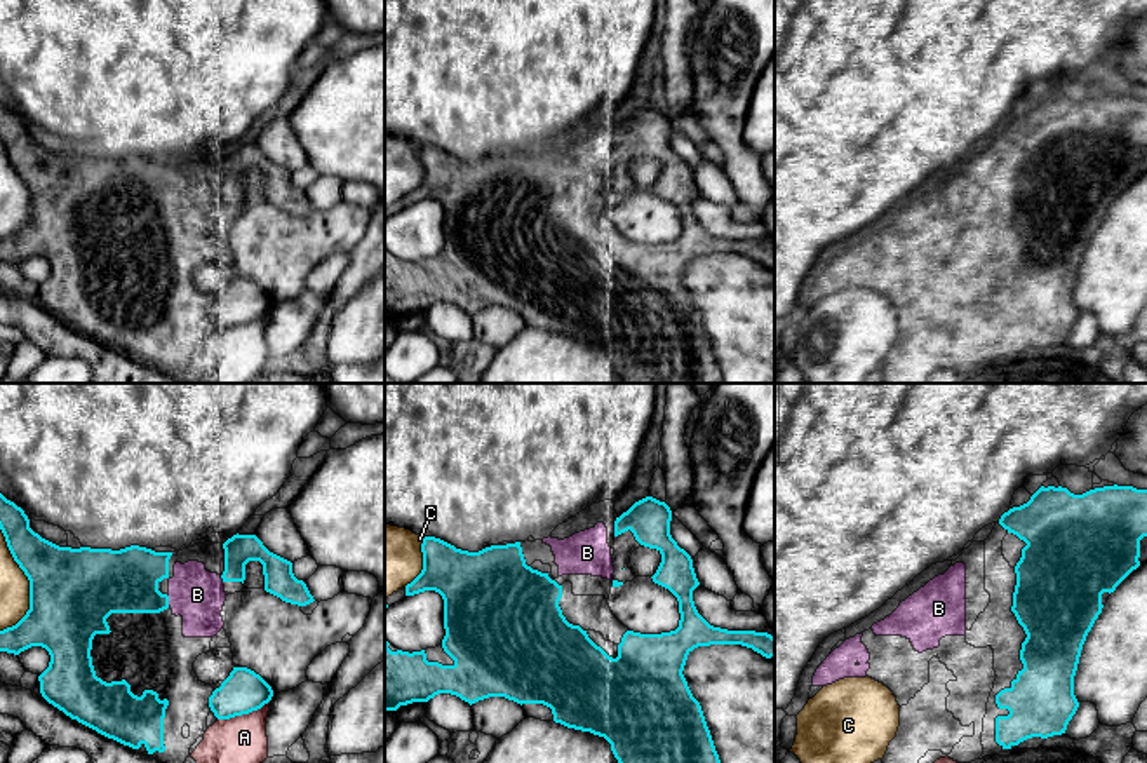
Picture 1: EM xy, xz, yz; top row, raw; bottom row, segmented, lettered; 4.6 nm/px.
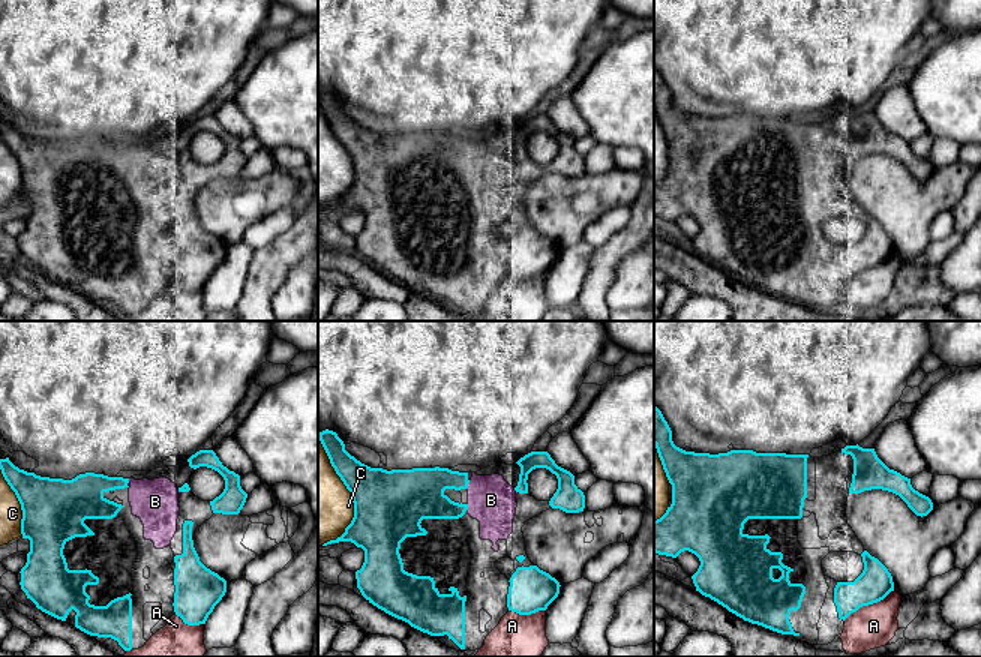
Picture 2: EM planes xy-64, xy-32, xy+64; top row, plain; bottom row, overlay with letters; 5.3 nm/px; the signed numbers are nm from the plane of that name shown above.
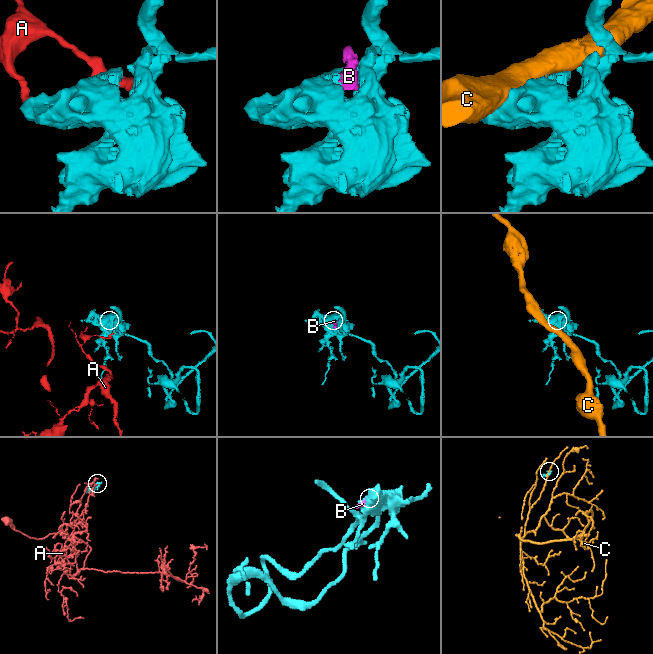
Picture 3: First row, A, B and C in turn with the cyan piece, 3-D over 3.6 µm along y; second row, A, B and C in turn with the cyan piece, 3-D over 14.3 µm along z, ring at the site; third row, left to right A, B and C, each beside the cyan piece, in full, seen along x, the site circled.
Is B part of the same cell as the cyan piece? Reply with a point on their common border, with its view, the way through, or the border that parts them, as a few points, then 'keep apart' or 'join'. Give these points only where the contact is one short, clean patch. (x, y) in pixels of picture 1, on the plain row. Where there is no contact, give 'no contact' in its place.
xy (167, 209) | join

